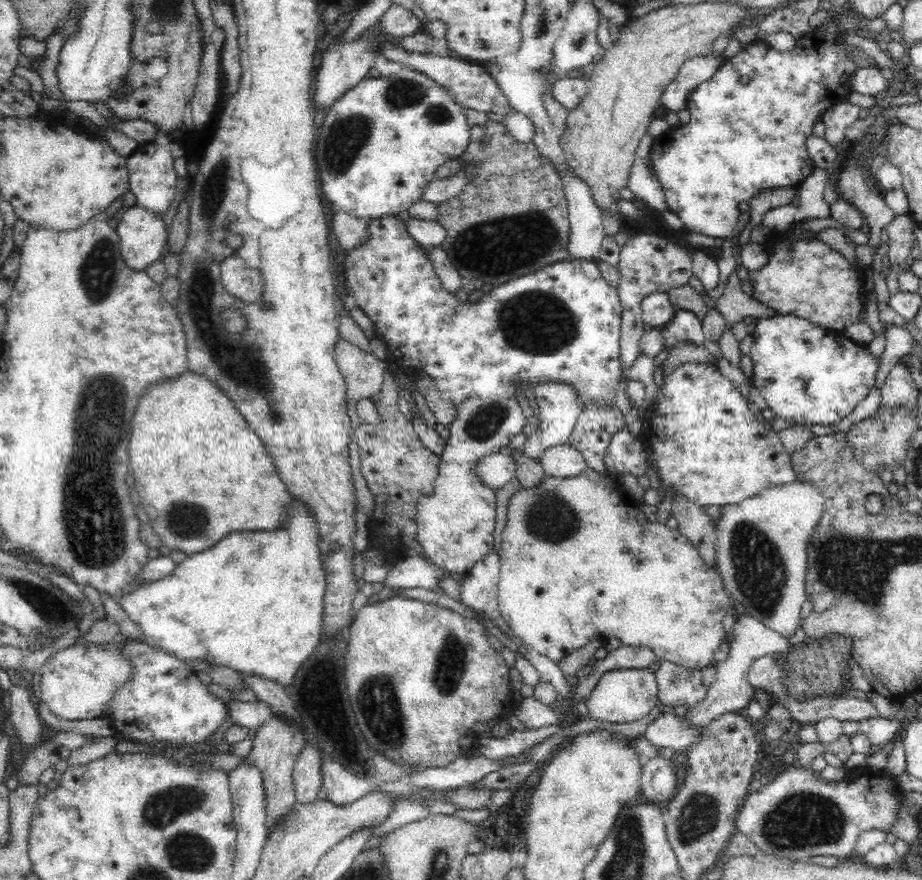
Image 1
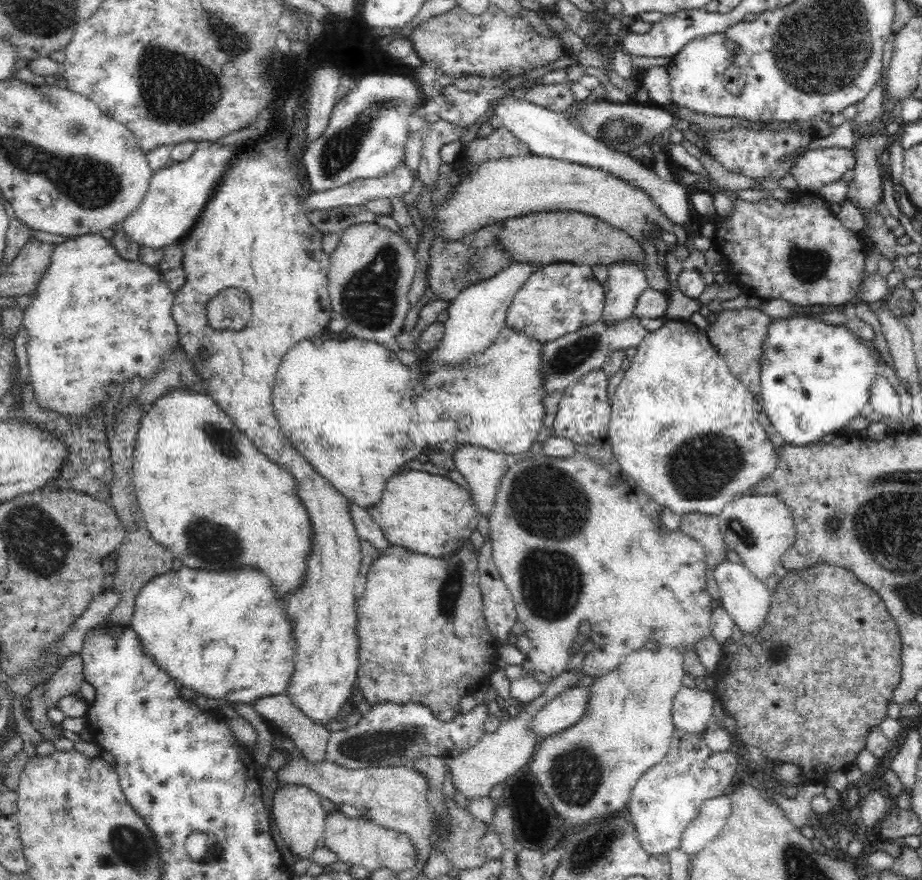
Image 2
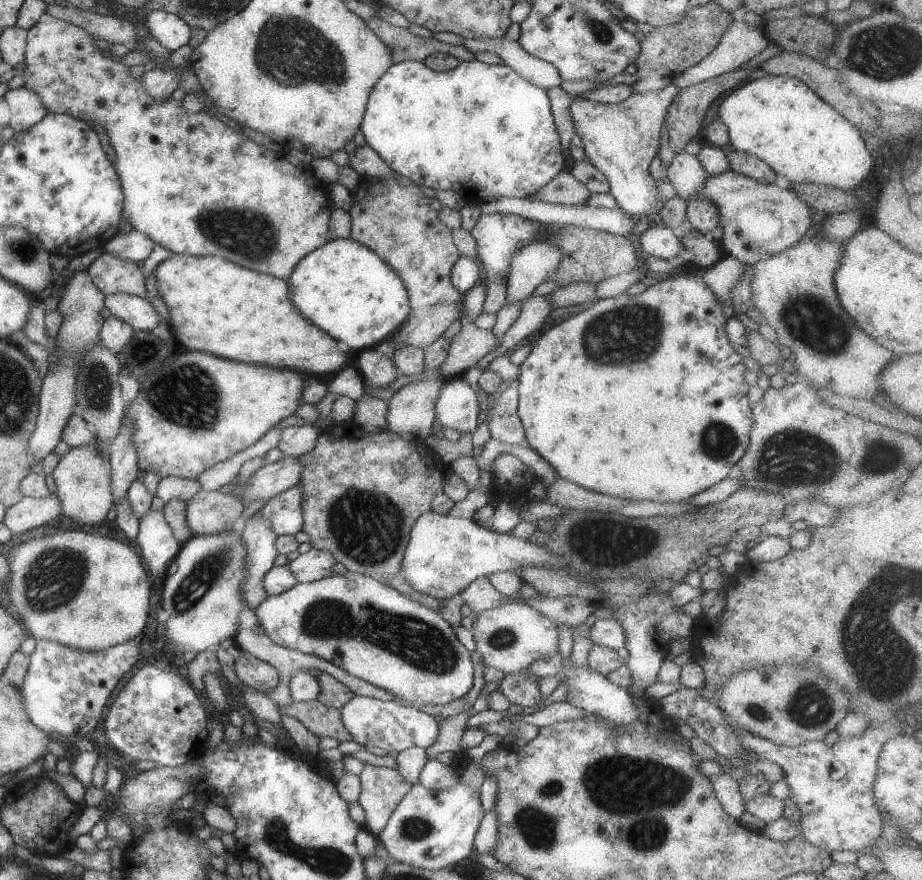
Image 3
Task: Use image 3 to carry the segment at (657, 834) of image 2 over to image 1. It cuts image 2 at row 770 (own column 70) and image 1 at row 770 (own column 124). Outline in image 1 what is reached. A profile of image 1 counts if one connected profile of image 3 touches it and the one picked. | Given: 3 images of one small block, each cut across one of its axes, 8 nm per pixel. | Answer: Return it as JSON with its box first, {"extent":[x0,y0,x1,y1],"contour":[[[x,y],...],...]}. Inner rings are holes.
{"extent":[641,758,676,806],"contour":[[[652,758],[641,774],[641,791],[647,800],[664,806],[676,787],[676,768],[673,759]]]}

